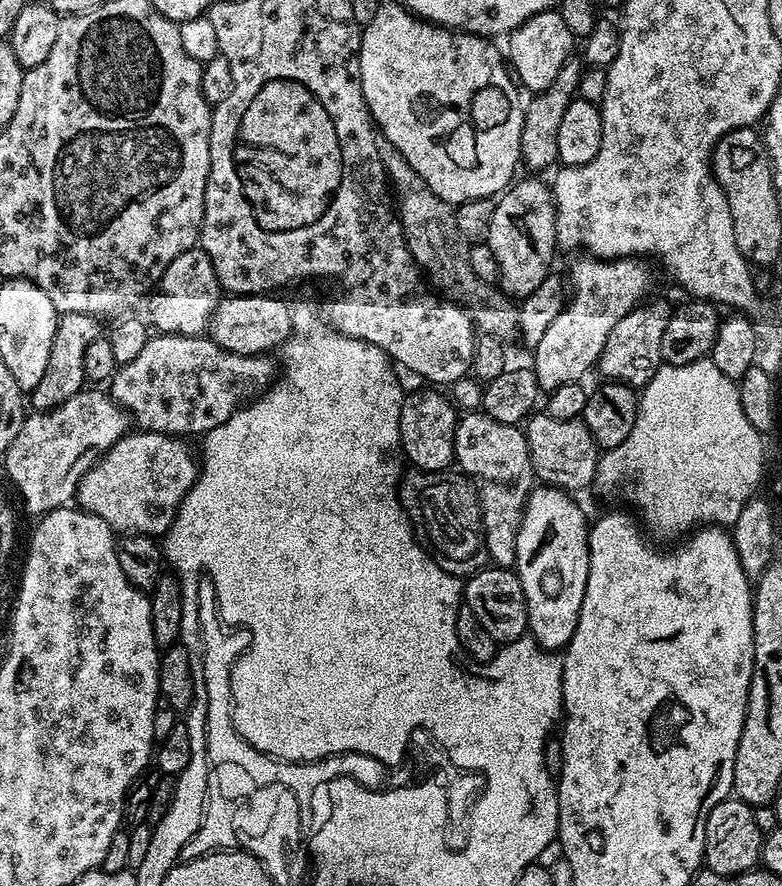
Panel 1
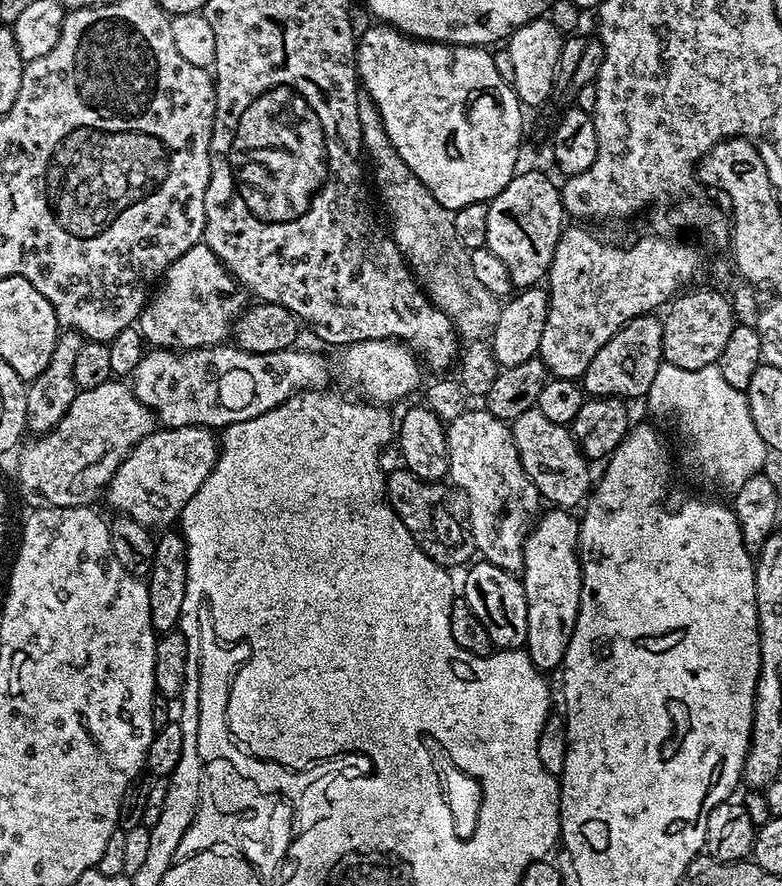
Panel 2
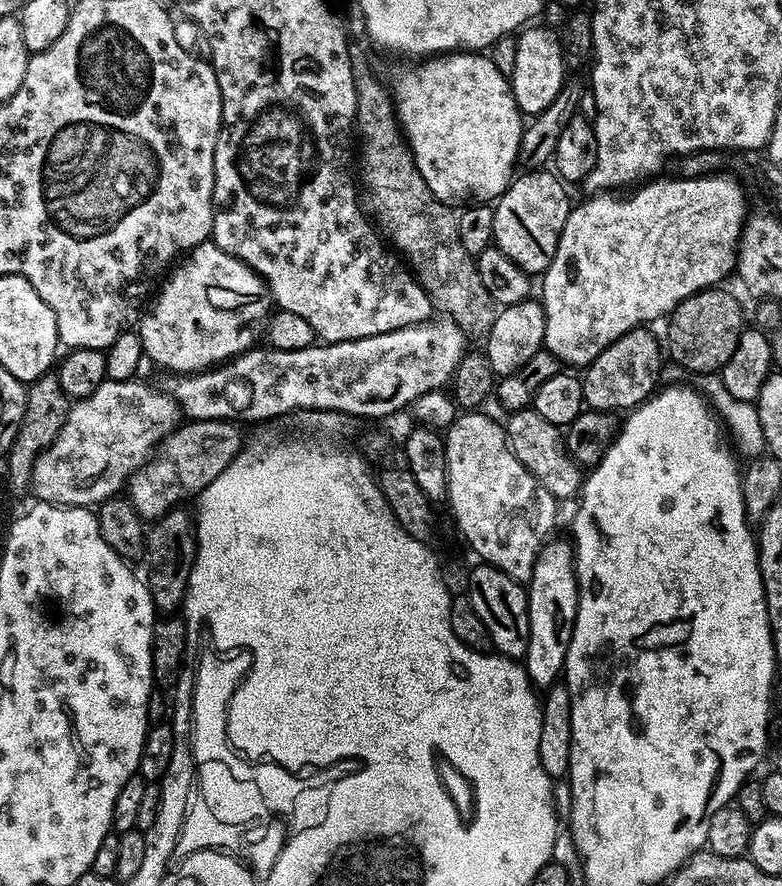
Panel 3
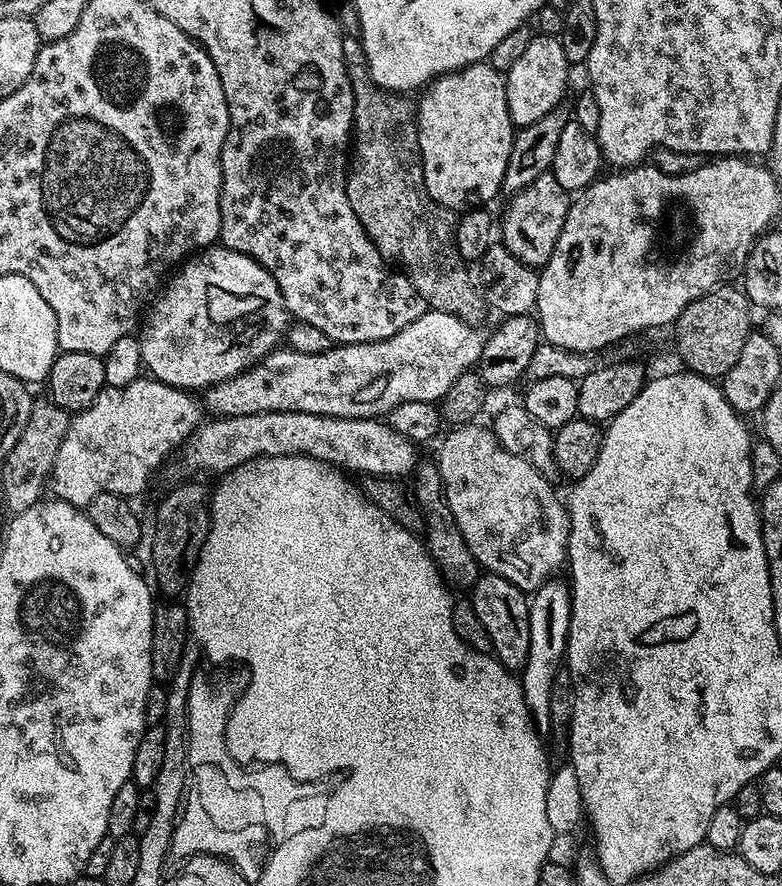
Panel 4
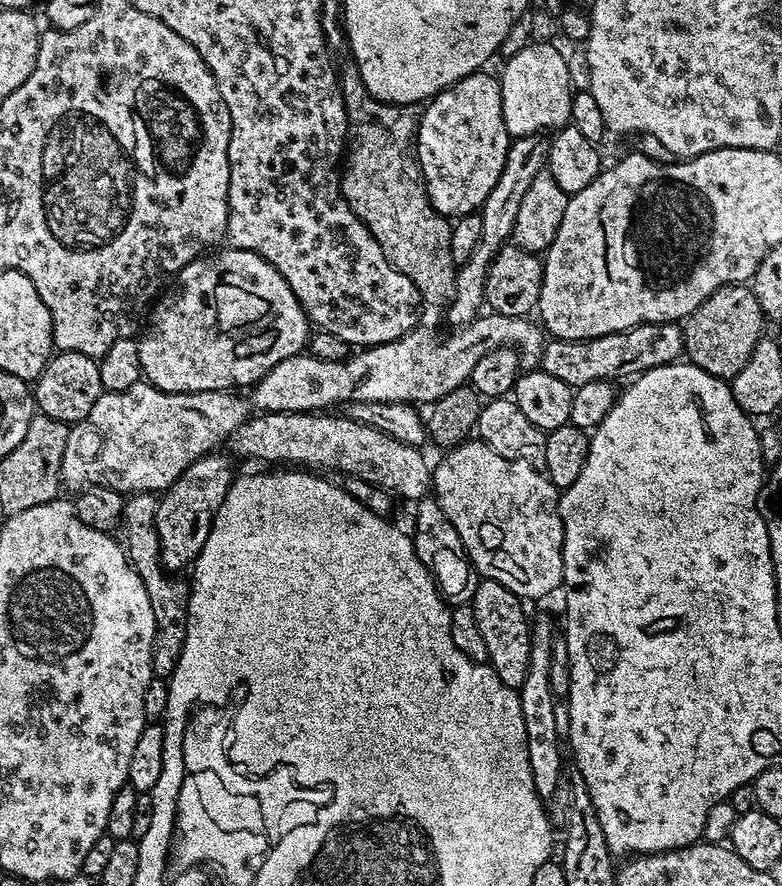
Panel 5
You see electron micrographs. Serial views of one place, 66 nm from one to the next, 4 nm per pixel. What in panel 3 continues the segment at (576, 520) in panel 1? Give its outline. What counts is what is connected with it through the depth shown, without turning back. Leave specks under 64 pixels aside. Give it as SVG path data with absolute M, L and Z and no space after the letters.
M553 538L545 544L536 559L532 578L526 584L530 638L528 653L522 660L527 667L528 677L540 690L547 690L561 679L566 650L570 646L570 634L578 610L574 548L567 539L564 540Z

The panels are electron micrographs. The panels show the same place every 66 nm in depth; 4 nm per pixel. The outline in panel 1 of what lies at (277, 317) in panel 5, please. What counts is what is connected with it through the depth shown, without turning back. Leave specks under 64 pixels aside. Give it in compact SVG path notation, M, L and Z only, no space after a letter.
M197 246L178 254L178 258L166 266L159 284L147 301L147 319L157 333L166 336L198 336L207 329L221 299L222 289L214 274L214 266L204 249Z

